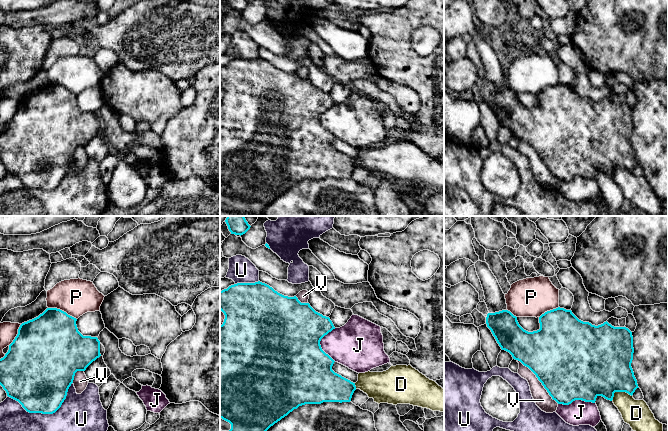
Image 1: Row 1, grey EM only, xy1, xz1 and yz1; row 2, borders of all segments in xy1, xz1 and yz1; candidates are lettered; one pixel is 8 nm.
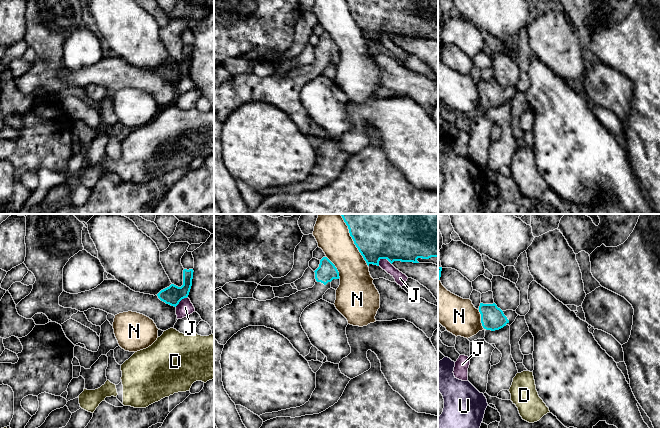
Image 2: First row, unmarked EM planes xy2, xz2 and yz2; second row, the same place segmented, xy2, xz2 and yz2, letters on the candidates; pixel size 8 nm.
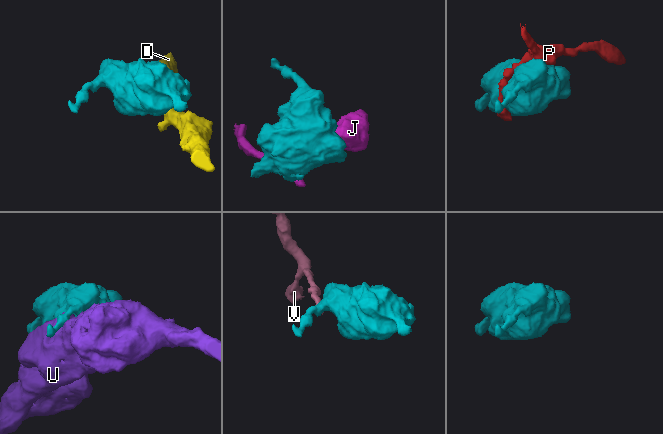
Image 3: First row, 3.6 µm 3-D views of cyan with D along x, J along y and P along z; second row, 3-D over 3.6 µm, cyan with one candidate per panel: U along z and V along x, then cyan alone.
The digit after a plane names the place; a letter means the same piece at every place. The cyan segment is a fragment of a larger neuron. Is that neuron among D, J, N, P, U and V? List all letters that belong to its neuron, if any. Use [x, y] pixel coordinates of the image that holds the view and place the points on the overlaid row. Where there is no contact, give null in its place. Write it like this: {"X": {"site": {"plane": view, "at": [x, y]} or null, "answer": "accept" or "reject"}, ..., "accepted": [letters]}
{"D": {"site": {"plane": "yz1", "at": [619, 391]}, "answer": "reject"}, "J": {"site": {"plane": "xz1", "at": [320, 345]}, "answer": "reject"}, "N": {"site": {"plane": "xz2", "at": [353, 240]}, "answer": "reject"}, "P": {"site": {"plane": "xy1", "at": [61, 310]}, "answer": "reject"}, "U": {"site": {"plane": "xy1", "at": [45, 413]}, "answer": "reject"}, "V": {"site": {"plane": "yz1", "at": [539, 380]}, "answer": "reject"}, "accepted": []}

